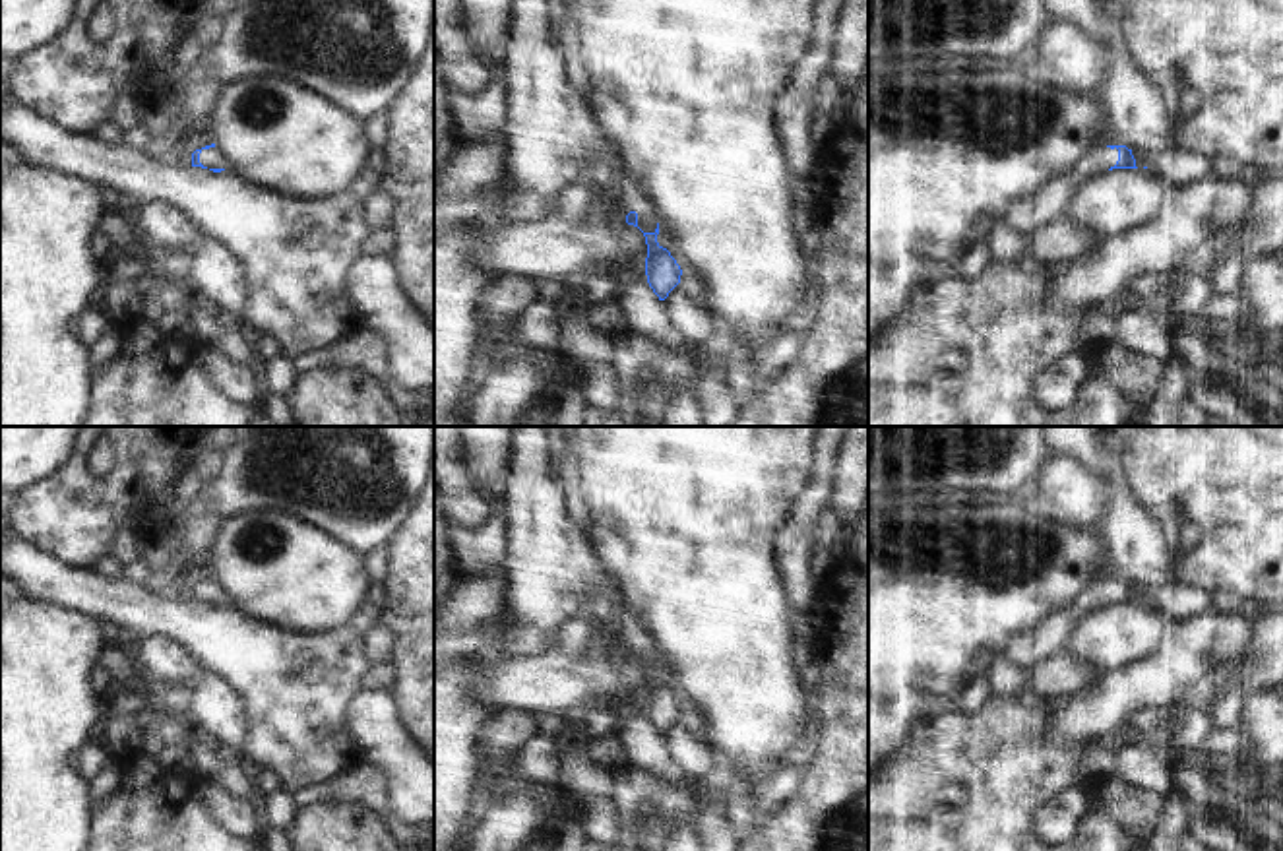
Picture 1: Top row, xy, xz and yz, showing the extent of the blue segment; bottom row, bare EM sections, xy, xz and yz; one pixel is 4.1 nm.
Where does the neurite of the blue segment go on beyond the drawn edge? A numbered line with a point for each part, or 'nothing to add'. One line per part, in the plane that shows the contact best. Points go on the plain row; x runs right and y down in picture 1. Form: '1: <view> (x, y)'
1: xy (212, 592)

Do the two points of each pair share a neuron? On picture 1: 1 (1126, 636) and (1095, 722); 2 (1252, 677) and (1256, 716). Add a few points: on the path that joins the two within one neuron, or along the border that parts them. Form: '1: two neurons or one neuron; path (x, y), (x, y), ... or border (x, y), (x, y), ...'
1: two neurons; border (1156, 648), (1150, 656), (1109, 673)
2: two neurons; border (1262, 689), (1247, 694)

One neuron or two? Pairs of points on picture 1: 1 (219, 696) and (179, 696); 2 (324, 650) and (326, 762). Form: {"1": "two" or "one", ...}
{"1": "two", "2": "one"}

